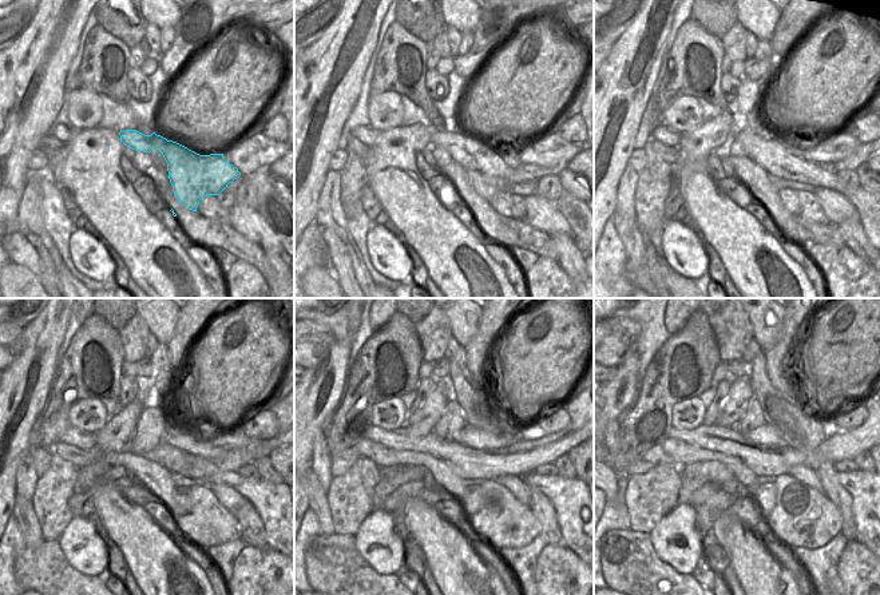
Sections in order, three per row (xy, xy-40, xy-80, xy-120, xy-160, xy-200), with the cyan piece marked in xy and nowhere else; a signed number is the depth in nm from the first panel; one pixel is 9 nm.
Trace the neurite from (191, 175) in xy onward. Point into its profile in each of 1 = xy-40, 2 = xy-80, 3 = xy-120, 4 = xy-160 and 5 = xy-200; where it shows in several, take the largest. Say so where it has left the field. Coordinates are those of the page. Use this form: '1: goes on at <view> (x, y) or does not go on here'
1: goes on at xy-40 (490, 171)
2: goes on at xy-80 (787, 171)
3: goes on at xy-120 (187, 469)
4: goes on at xy-160 (566, 495)
5: goes on at xy-200 (865, 488)

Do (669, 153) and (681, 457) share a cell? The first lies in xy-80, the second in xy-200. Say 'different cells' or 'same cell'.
same cell

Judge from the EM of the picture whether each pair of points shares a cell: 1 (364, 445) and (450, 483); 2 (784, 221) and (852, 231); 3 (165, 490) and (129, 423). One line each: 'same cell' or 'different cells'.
1: same cell
2: different cells
3: different cells

